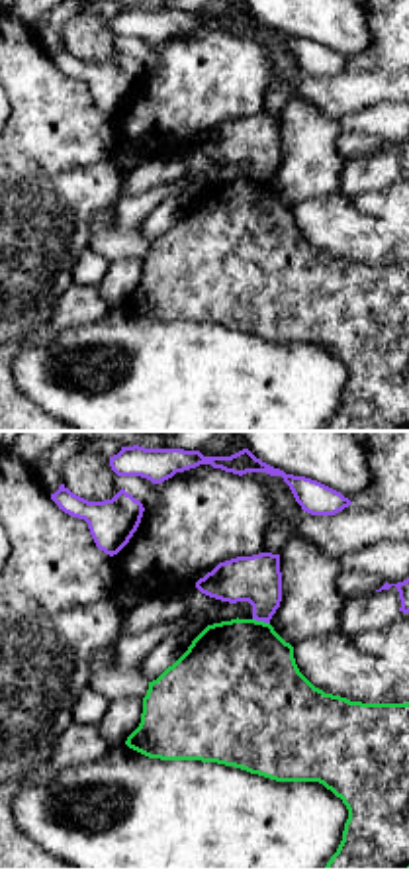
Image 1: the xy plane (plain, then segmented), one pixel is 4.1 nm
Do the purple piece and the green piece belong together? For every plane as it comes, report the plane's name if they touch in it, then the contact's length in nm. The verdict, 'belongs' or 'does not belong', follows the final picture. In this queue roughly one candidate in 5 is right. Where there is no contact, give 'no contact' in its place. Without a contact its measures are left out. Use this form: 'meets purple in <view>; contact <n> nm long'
meets purple in xy; contact 80 nm long

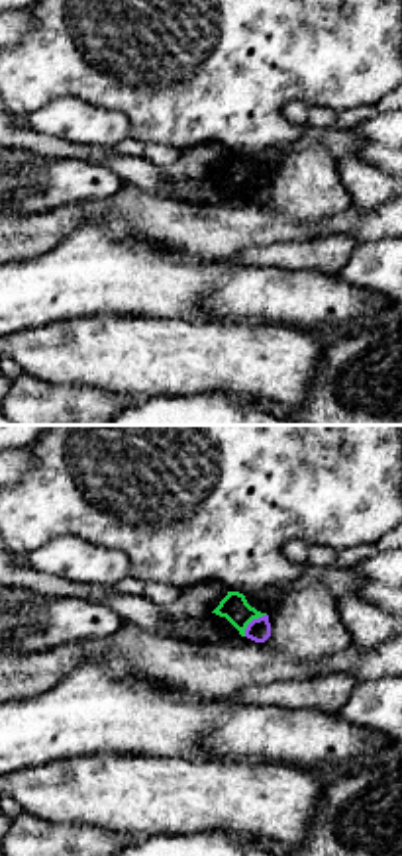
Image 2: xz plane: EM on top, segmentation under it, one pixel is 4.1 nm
meets purple in xz; contact 130 nm long

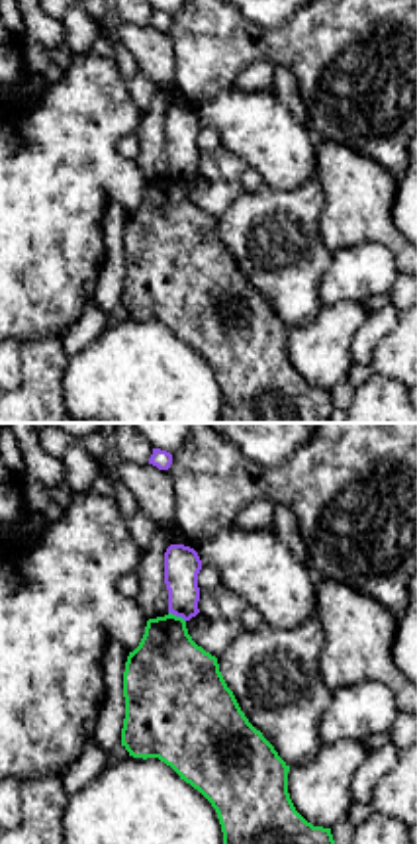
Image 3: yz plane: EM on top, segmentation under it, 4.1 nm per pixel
meets purple in yz; contact 80 nm long

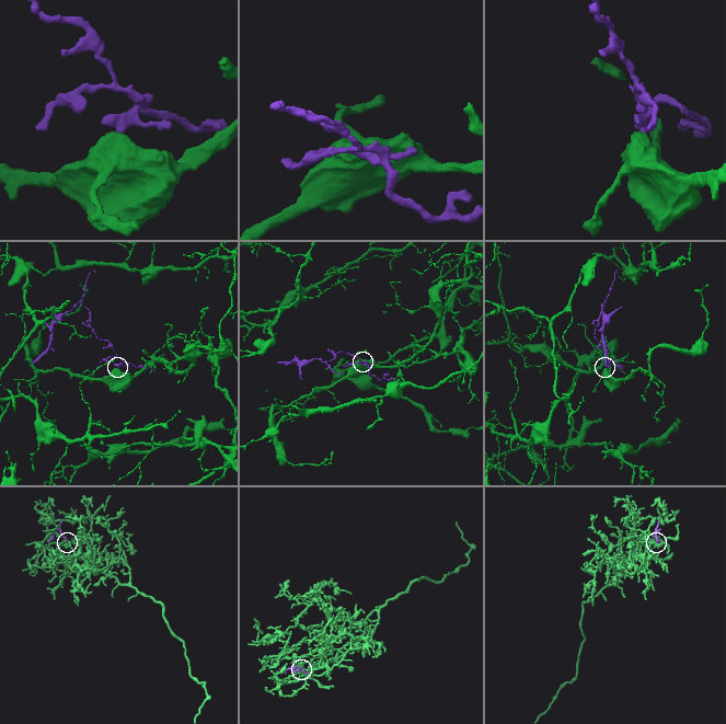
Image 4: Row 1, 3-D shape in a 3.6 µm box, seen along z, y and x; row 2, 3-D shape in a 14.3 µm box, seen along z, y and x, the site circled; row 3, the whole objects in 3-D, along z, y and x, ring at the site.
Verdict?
does not belong

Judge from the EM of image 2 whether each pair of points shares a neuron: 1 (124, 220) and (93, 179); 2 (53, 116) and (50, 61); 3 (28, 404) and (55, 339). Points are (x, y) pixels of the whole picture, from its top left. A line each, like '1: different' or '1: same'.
1: different
2: different
3: different

